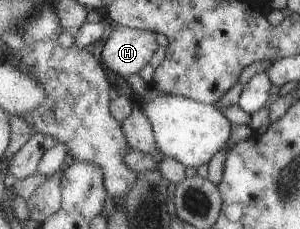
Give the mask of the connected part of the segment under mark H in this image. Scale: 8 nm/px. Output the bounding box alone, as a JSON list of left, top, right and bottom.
[102,25,158,78]

